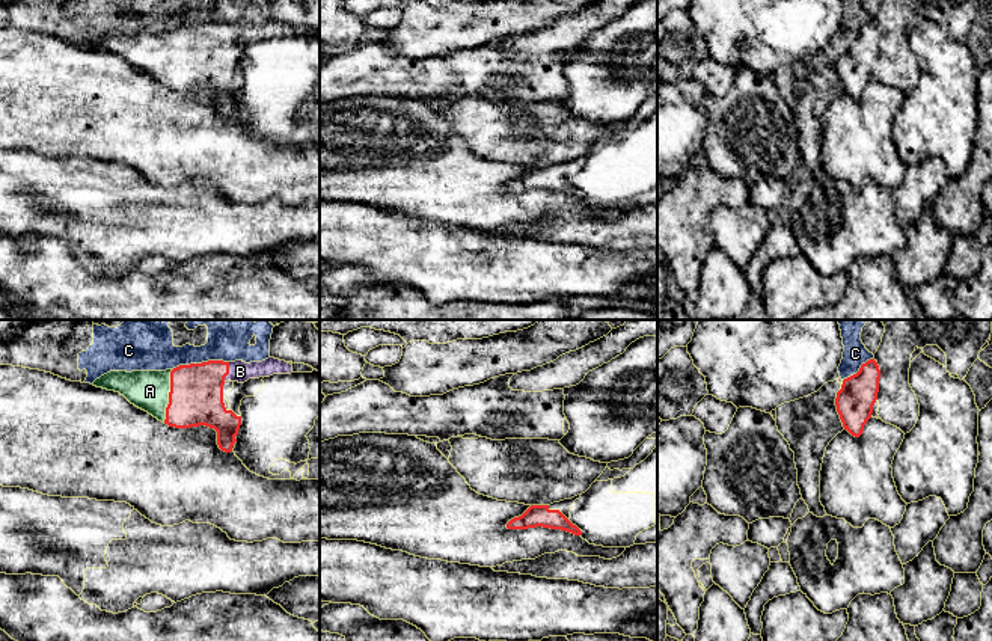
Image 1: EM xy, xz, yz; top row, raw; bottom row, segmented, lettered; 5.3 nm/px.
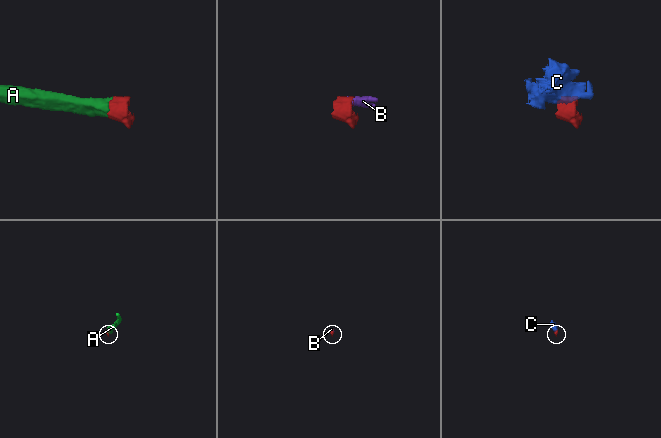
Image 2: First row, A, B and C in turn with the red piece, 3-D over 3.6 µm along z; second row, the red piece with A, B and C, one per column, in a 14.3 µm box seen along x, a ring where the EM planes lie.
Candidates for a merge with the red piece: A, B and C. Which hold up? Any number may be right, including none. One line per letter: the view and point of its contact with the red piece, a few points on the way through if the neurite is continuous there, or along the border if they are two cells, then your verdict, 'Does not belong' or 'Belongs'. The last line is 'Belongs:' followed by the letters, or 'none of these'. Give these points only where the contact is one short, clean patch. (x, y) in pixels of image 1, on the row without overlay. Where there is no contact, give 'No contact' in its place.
A: Touches red at xy (169, 58). Path across: xy (196, 53), (192, 58), (169, 58), (150, 53). Belongs
B: Touches red at xy (228, 33). Path across: xy (196, 53), (214, 35), (228, 33), (240, 33). Belongs
C: Touches red at xy (199, 26). Boundary: xy (228, 23), (180, 26), (172, 32). Does not belong
Belongs: A, B

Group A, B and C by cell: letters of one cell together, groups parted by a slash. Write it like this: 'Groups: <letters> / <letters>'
Groups: A B / C

